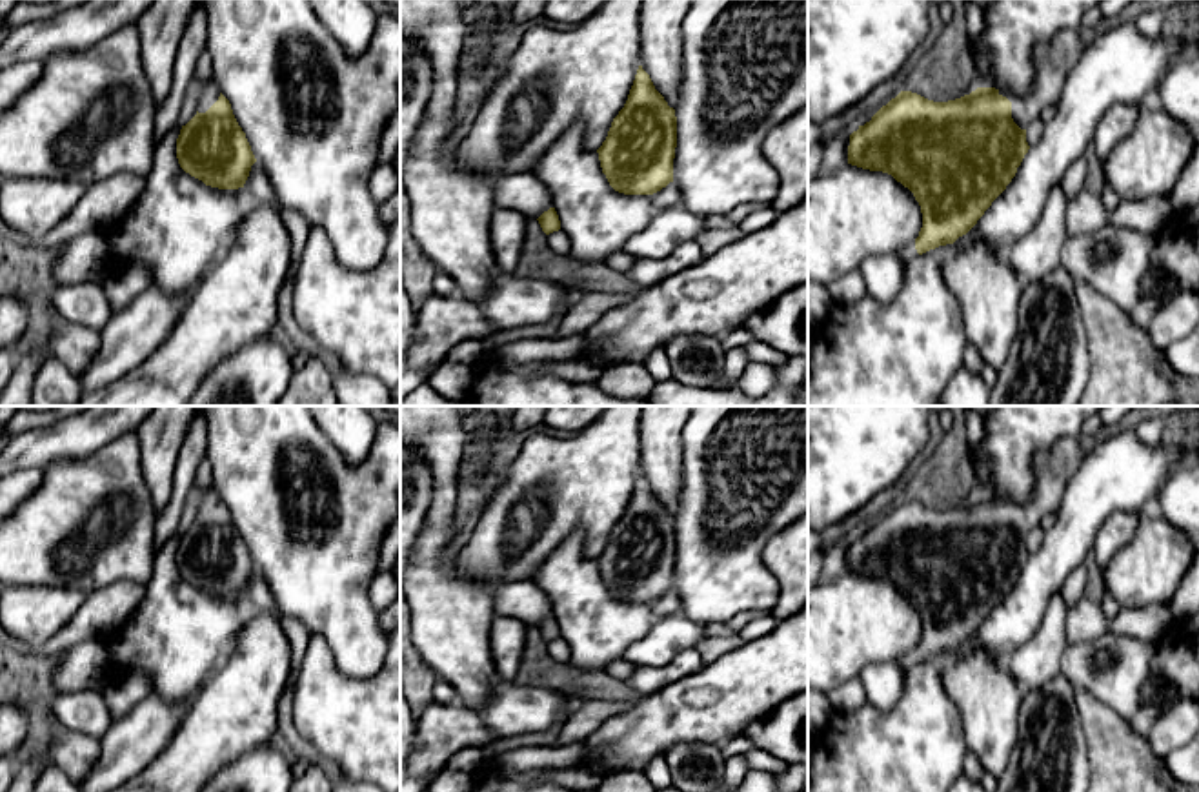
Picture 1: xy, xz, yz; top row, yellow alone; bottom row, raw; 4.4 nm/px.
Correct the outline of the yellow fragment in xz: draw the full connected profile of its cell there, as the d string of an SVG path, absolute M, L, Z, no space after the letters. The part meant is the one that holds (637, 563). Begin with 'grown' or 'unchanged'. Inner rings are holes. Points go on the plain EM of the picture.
unchanged; M639 473L628 508L597 557L610 594L624 603L653 603L673 590L677 524Z

